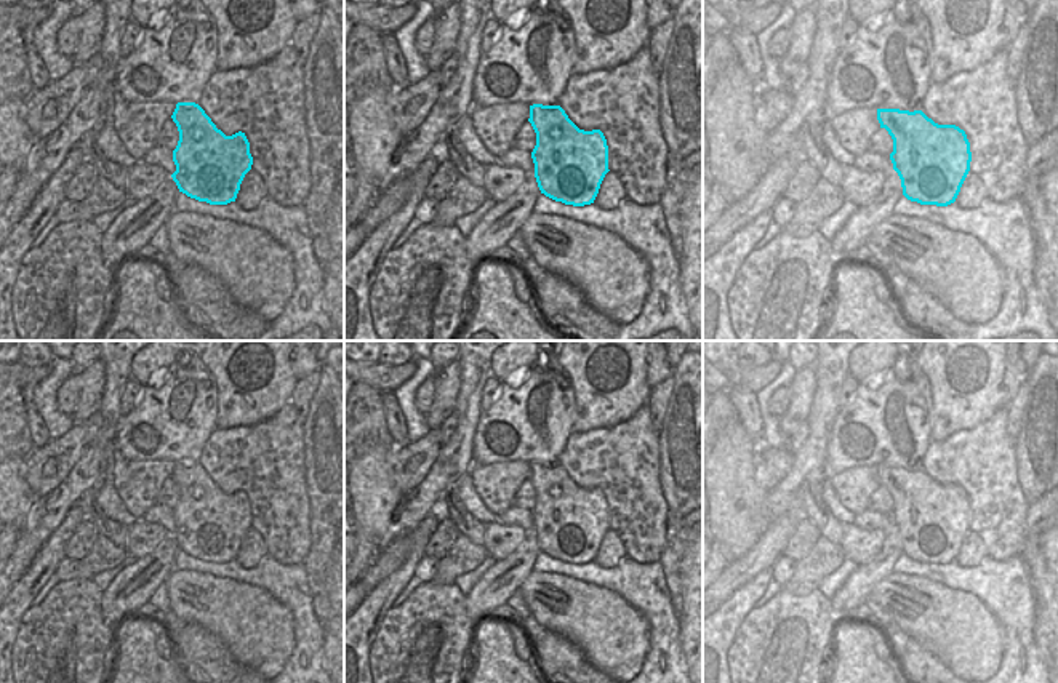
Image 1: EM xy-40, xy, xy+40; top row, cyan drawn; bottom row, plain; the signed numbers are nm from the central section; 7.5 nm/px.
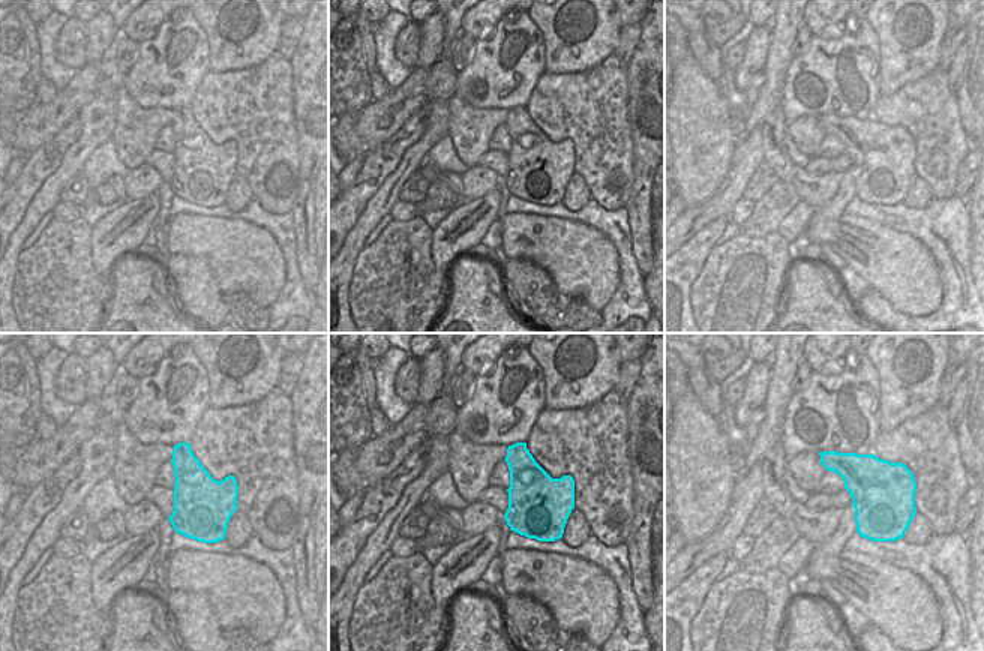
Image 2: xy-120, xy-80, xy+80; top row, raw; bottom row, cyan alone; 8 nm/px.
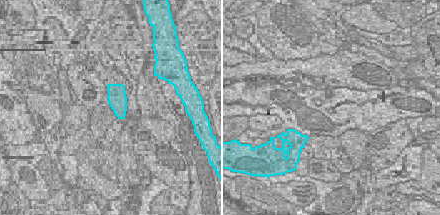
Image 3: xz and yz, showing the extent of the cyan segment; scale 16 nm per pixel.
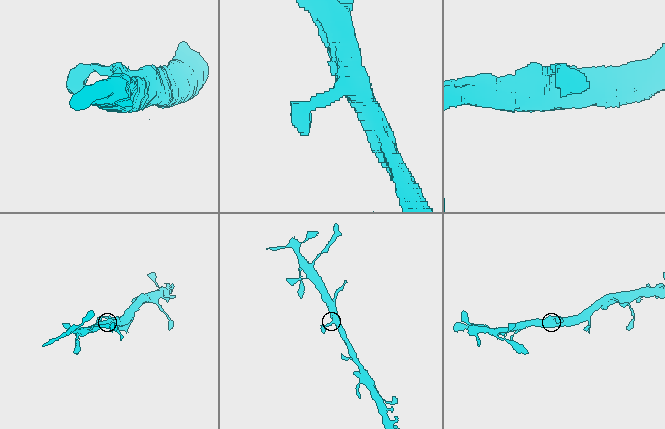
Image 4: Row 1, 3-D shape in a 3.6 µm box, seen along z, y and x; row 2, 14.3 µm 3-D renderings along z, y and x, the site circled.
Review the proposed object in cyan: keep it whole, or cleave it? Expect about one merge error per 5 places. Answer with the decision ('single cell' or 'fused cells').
single cell

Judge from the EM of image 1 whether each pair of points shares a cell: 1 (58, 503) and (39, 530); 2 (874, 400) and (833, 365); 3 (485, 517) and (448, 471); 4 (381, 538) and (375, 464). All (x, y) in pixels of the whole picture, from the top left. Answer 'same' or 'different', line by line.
1: same
2: different
3: different
4: same

